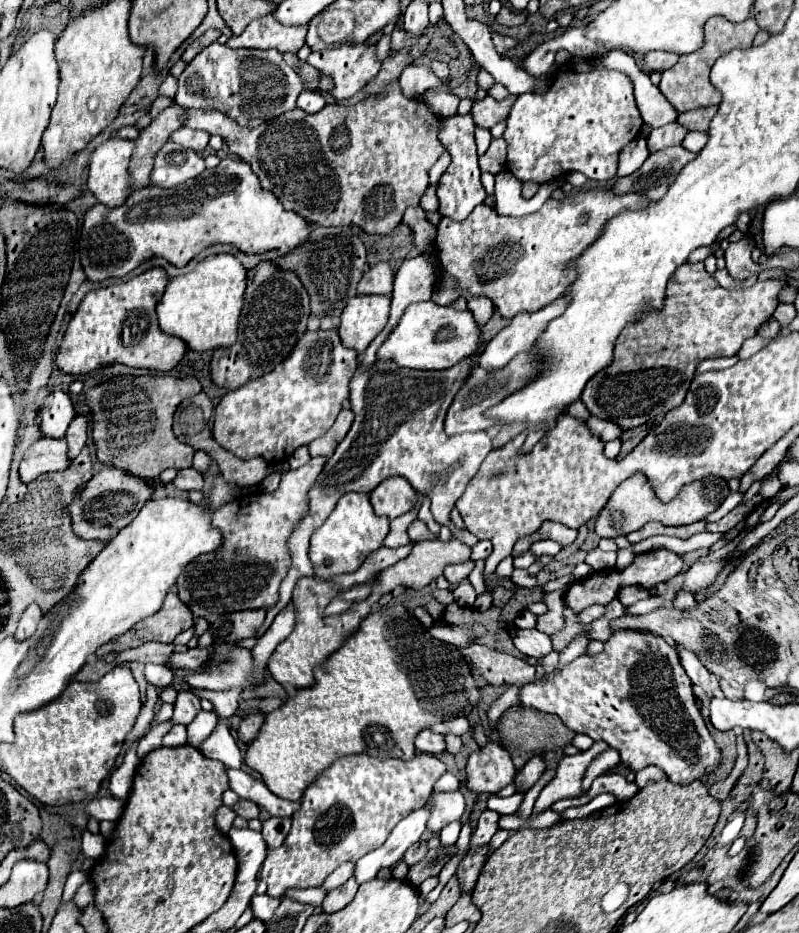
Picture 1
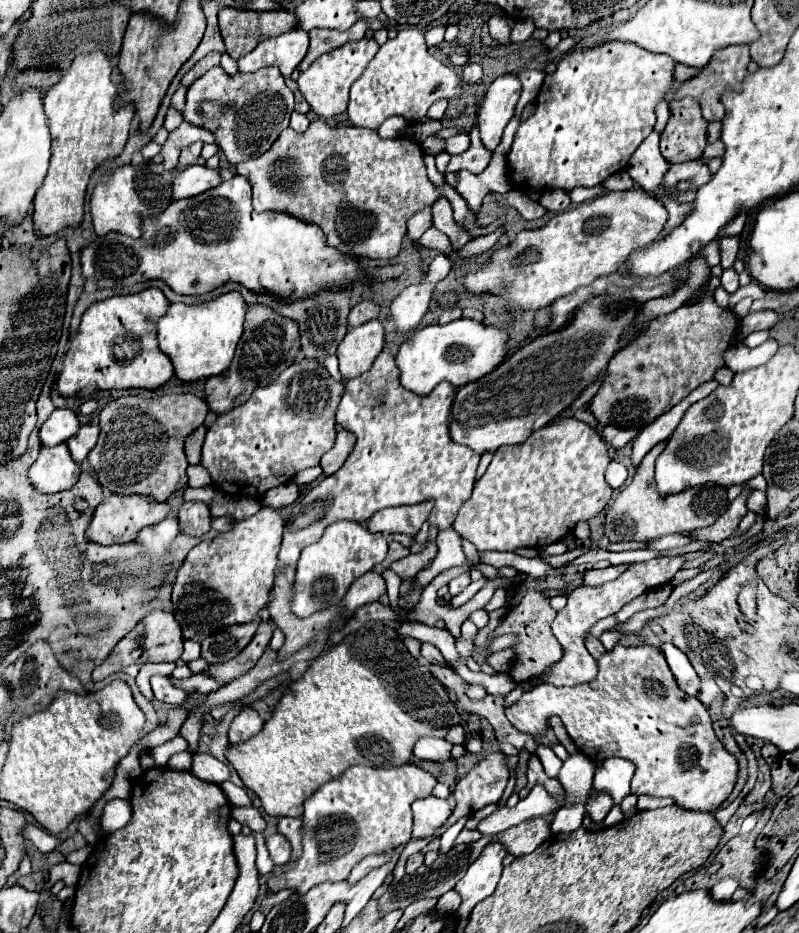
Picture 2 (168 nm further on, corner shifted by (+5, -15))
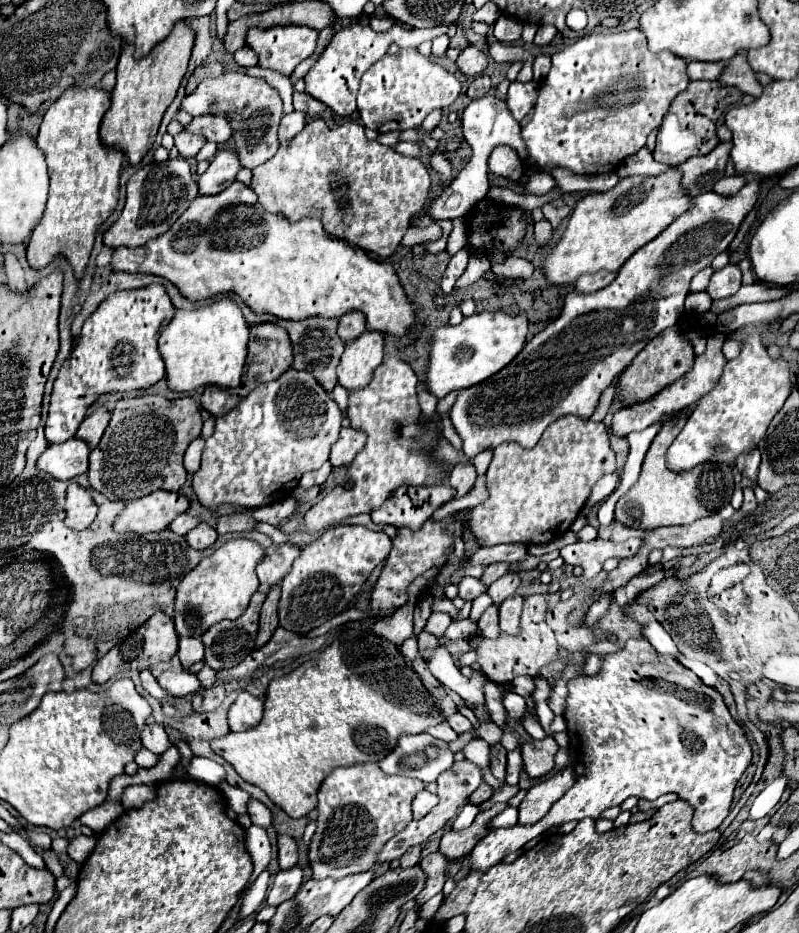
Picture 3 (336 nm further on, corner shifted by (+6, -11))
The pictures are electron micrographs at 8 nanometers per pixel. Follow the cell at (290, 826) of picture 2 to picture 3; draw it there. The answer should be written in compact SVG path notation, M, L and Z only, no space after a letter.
M297 866L297 868L291 868L291 872L277 872L275 874L275 880L273 880L273 886L267 894L267 904L281 904L283 900L289 900L293 898L293 894L297 894L299 886L303 882L303 870Z

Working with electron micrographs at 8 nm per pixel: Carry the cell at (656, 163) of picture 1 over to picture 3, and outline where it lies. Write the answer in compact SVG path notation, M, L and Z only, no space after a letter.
M719 142L713 152L687 160L679 166L683 170L683 186L689 190L691 196L699 196L713 190L713 186L725 176L731 146L731 142Z

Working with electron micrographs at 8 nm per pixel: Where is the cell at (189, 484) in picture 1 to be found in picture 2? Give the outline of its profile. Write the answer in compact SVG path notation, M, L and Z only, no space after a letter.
M184 502L178 512L182 532L190 536L202 536L210 530L210 510L204 502Z

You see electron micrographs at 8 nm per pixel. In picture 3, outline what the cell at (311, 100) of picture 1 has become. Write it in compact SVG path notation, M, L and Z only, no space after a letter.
M291 112L291 114L285 114L281 124L279 124L279 144L285 146L289 144L305 126L305 114L303 112Z

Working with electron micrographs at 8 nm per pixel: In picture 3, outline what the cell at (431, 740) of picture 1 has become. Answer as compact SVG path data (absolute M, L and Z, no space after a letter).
M441 722L441 724L437 724L437 726L431 726L427 732L429 732L431 736L441 738L441 740L447 740L447 742L453 742L453 740L457 738L457 732L453 732L453 728L451 728L447 722Z

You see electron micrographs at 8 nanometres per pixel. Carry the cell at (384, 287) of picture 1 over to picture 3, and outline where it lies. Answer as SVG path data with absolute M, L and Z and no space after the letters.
M349 312L349 314L341 316L337 334L343 342L351 342L351 340L359 338L363 332L365 332L365 316L361 316L359 312Z

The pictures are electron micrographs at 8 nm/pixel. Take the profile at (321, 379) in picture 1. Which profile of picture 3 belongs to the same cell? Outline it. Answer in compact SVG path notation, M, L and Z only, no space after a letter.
M289 368L281 378L257 386L249 392L231 412L217 418L217 426L211 438L205 440L201 468L193 476L193 490L197 500L215 510L221 504L261 508L275 504L295 490L305 472L321 468L329 460L329 450L337 442L341 430L341 412L335 400L309 376L309 372L297 372Z

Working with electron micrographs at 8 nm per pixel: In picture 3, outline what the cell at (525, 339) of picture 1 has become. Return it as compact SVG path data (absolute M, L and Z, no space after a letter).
M599 270L595 274L583 274L577 282L575 282L575 290L577 292L597 292L601 288L609 285L617 276L616 272L608 272L606 270Z

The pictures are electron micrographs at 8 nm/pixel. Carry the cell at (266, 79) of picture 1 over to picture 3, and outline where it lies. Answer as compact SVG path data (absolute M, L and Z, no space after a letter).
M225 72L219 78L203 80L193 94L189 94L181 102L181 110L189 112L191 116L201 114L227 114L233 124L233 138L237 146L237 154L241 156L241 164L245 168L255 168L265 164L279 148L277 128L283 118L283 102L263 78L253 78L247 74Z

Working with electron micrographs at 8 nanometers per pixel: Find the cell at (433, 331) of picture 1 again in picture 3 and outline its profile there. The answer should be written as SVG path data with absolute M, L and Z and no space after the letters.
M479 312L469 318L463 318L457 326L443 326L435 330L431 344L431 358L427 368L429 390L437 398L447 396L453 390L471 388L481 384L497 370L505 368L525 346L527 338L527 316L509 316L505 312Z

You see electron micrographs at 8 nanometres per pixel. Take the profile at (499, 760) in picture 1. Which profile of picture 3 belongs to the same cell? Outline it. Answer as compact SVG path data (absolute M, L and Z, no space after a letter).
M481 784L481 786L479 786L479 788L469 796L469 802L475 804L475 806L479 806L479 804L483 804L485 800L489 800L491 794L493 794L491 786L489 786L489 784Z

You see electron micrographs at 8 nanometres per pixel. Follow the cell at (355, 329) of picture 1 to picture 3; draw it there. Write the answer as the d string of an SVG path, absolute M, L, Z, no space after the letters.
M363 332L345 346L337 366L337 382L345 390L361 390L373 380L377 364L383 362L383 336L379 332Z

